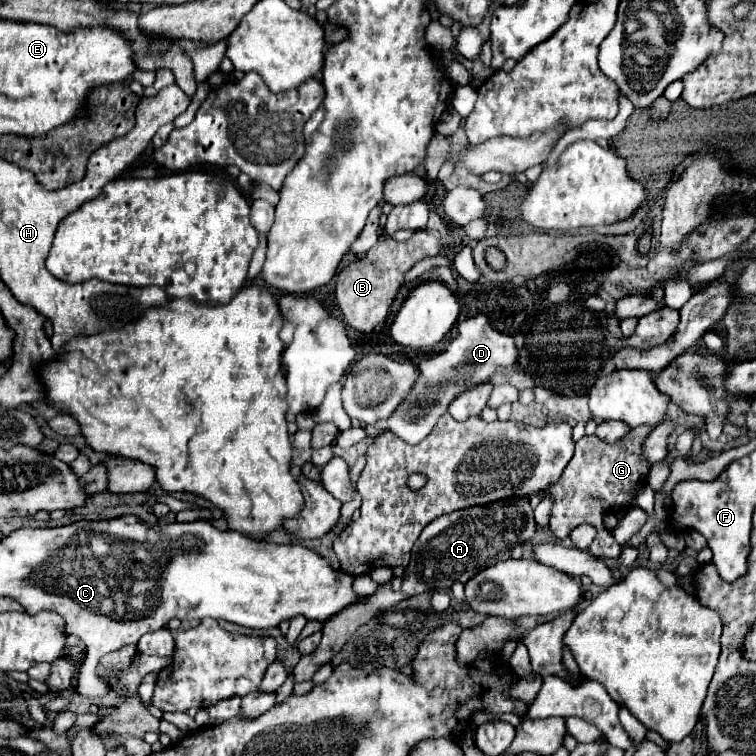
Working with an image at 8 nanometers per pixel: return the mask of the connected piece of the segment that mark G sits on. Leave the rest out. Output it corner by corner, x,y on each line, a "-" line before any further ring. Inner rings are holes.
638,426
628,432
626,438
620,438
614,444
602,442
596,436
584,436
576,442
574,458
568,462
562,478
550,488
550,496
554,498
552,516
550,516
550,530
556,538
566,538
578,524
596,526
598,536
594,538
590,552
598,558
618,558
622,548
604,528
602,516
612,512
614,508
628,506
634,498
634,488
638,490
644,486
650,464
642,456
642,442
650,434
650,426
-
602,498
602,500
600,500

